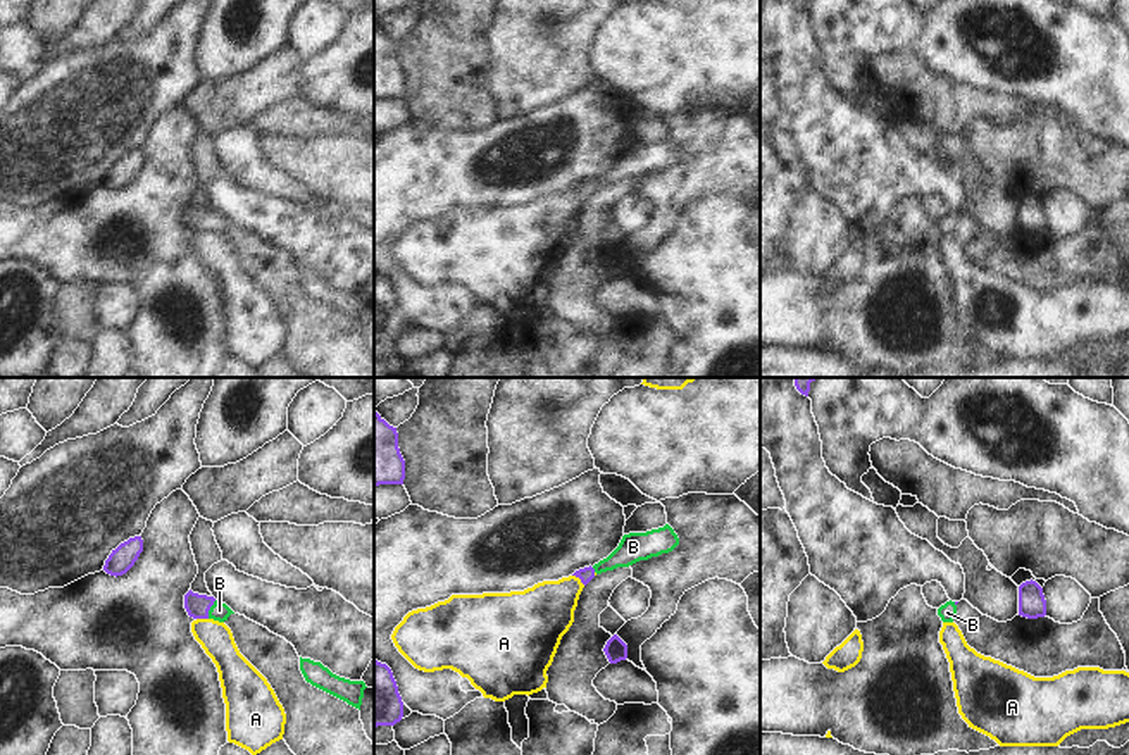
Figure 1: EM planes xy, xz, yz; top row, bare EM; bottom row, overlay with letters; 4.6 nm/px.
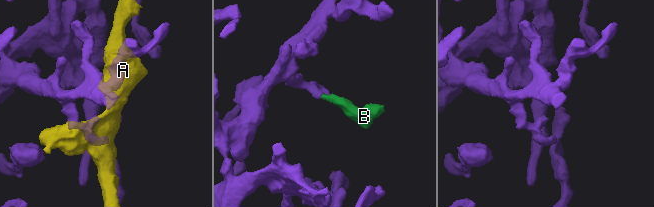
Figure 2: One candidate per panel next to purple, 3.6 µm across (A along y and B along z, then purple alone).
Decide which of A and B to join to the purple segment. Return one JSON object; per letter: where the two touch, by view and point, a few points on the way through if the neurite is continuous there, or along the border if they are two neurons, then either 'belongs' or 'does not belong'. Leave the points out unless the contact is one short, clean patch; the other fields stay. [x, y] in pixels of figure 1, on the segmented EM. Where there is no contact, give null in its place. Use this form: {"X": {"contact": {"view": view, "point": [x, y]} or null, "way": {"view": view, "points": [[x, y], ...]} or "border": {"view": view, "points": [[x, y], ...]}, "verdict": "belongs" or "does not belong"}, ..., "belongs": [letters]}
{"A": {"contact": {"view": "xz", "point": [580, 578]}, "verdict": "does not belong"}, "B": {"contact": {"view": "xy", "point": [209, 609]}, "way": {"view": "xy", "points": [[197, 605], [209, 609], [219, 611]]}, "verdict": "belongs"}, "belongs": ["B"]}

